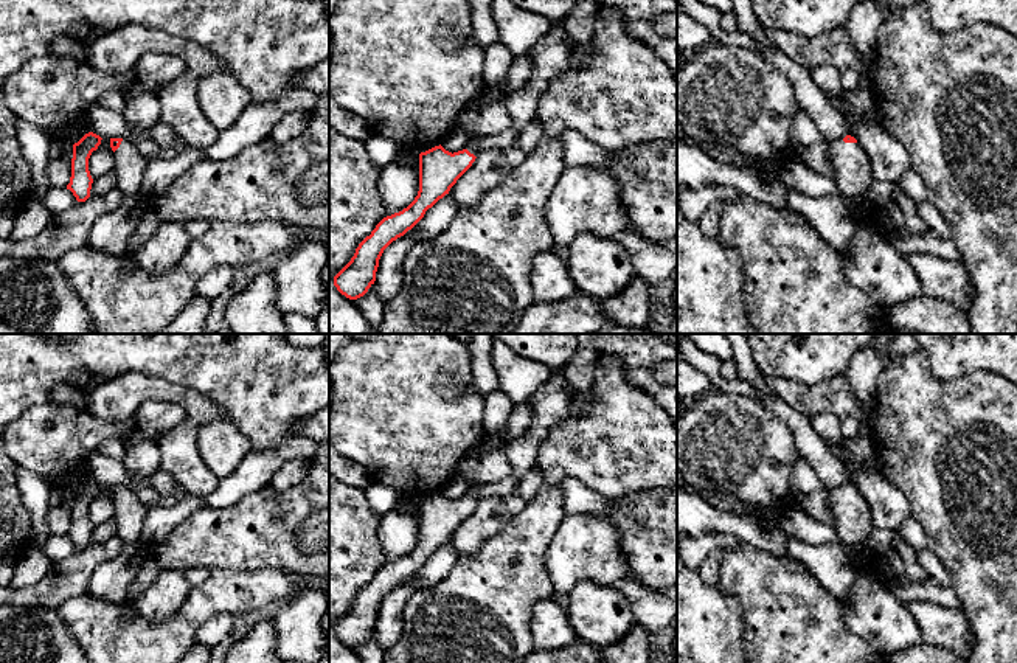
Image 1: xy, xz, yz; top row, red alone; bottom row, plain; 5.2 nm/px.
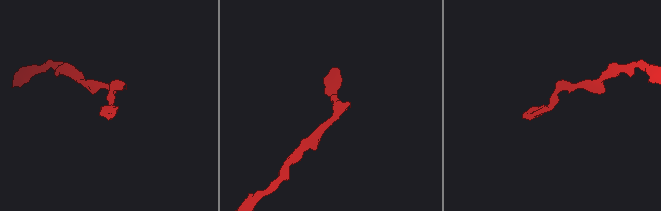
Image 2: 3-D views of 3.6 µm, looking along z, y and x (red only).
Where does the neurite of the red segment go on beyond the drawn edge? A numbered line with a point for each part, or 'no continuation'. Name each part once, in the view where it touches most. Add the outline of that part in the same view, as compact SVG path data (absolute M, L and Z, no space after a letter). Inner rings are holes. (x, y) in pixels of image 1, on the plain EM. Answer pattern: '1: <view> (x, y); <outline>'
1: yz (851, 519); M837 488L829 491L828 503L832 512L831 526L845 545L866 545L874 525L869 506L859 491Z

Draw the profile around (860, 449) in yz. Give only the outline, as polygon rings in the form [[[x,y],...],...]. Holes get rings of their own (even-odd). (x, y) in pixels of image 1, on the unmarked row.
[[[860,435],[843,438],[843,446],[846,447],[852,460],[862,463],[869,463],[876,453],[871,441],[862,438]]]

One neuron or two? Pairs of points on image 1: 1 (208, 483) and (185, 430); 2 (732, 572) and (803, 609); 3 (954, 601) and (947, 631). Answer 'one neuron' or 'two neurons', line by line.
1: one neuron
2: one neuron
3: two neurons

